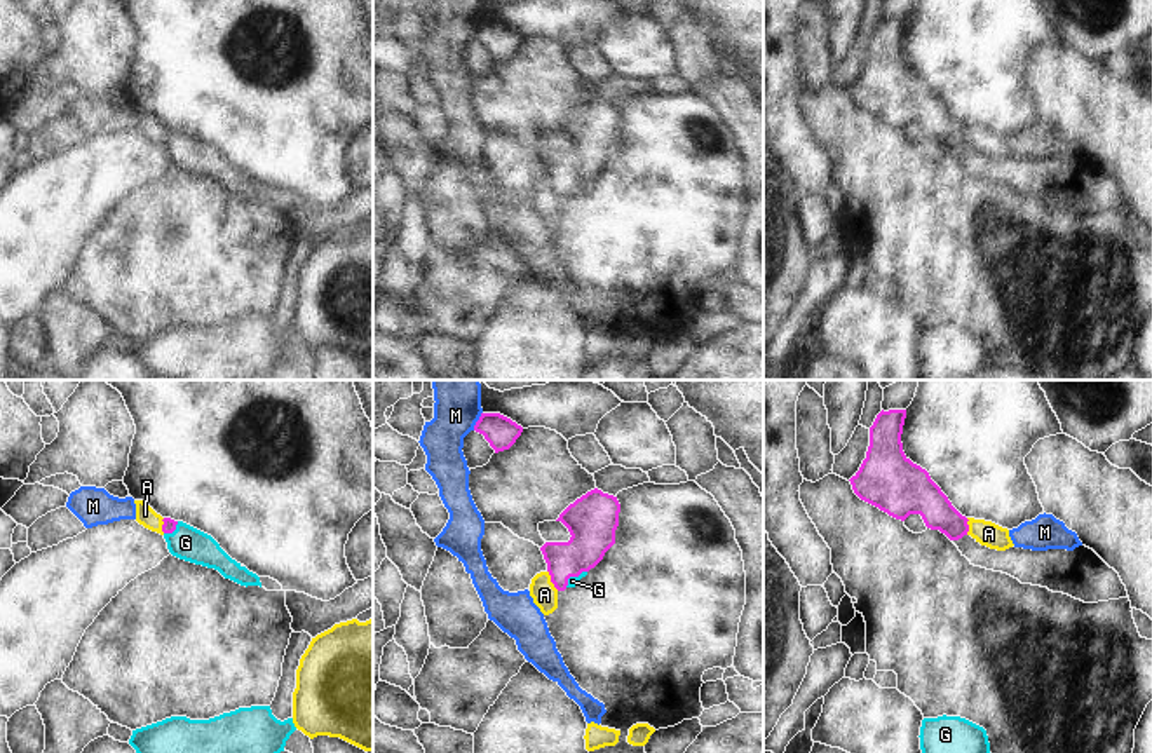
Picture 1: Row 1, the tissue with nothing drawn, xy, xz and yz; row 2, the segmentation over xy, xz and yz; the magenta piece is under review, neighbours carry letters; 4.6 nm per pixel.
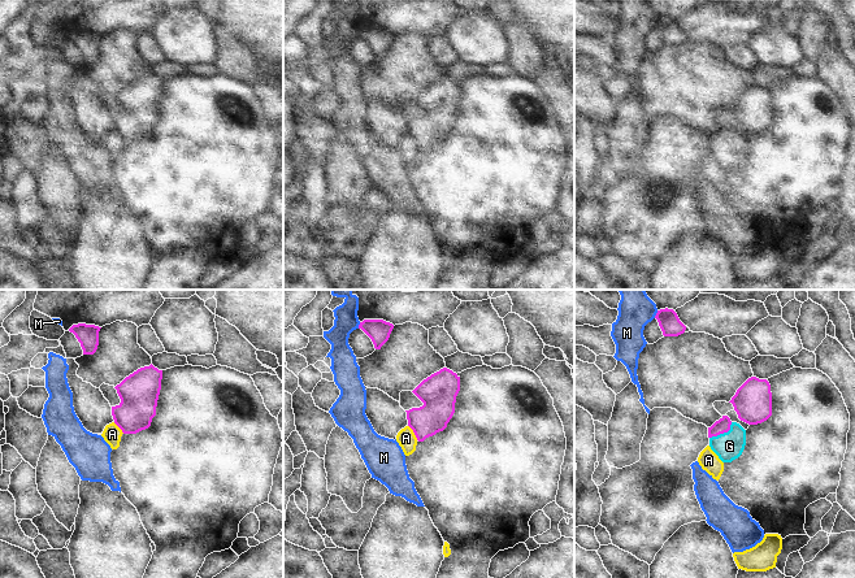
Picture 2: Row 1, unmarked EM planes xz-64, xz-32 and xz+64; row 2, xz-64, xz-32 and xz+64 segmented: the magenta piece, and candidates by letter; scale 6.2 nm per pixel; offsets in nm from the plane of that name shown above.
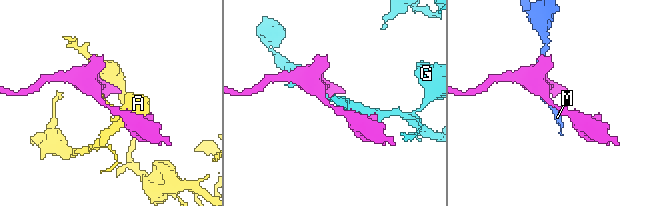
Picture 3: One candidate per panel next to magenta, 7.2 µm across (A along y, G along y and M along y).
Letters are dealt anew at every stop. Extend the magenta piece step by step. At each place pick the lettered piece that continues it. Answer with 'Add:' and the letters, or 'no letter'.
Add: G

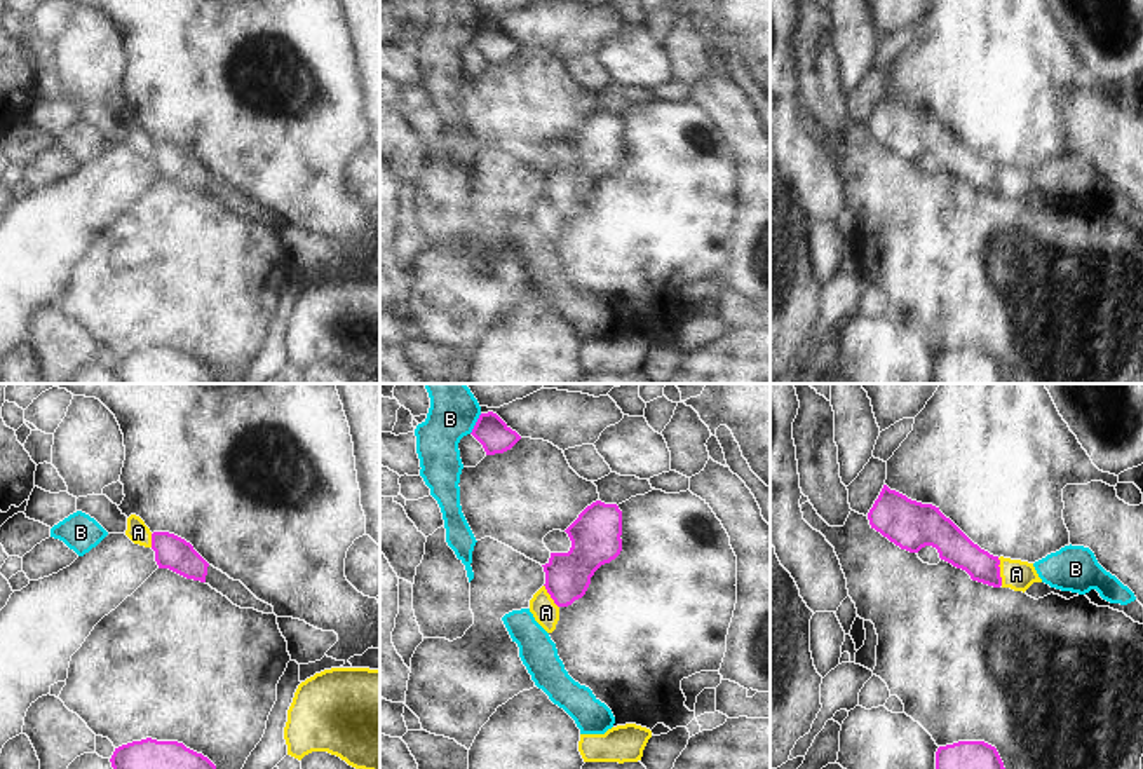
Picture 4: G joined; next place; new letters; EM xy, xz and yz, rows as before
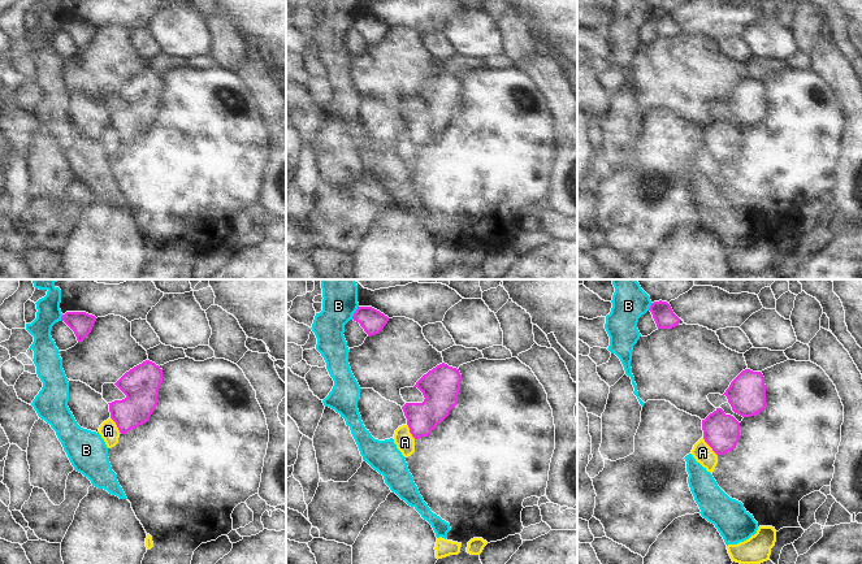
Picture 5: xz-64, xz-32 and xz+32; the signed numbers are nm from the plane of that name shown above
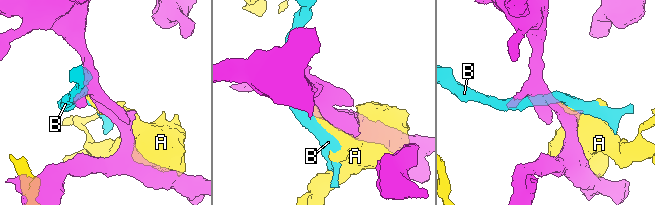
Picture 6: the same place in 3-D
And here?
Add: no letter

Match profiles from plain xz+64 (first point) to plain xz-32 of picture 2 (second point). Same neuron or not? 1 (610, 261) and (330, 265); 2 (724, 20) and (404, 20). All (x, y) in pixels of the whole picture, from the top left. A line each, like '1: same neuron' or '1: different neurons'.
1: same neuron
2: same neuron

